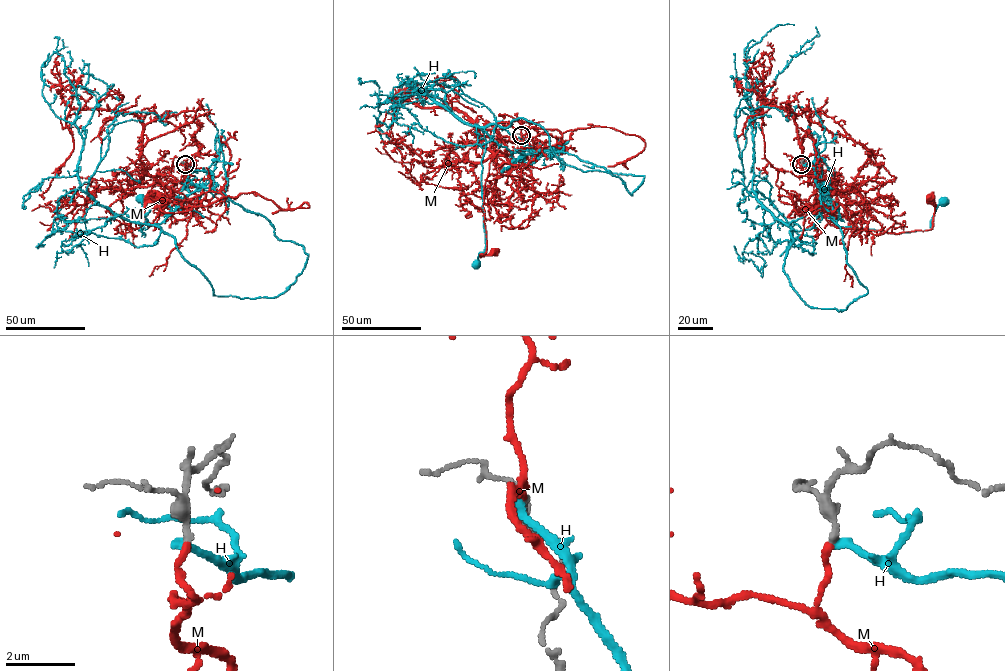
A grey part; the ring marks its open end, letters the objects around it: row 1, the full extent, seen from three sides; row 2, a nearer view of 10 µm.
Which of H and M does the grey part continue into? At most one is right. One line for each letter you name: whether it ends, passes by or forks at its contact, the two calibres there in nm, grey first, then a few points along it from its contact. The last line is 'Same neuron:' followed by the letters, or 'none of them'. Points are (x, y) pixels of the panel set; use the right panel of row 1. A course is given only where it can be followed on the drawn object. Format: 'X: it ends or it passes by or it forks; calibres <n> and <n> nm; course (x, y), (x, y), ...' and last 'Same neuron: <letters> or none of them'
M: it ends; calibres 280 and 170 nm; course (802, 164), (809, 172), (831, 172), (835, 189), (818, 213), (837, 227), (929, 230), (929, 199)
Same neuron: M

